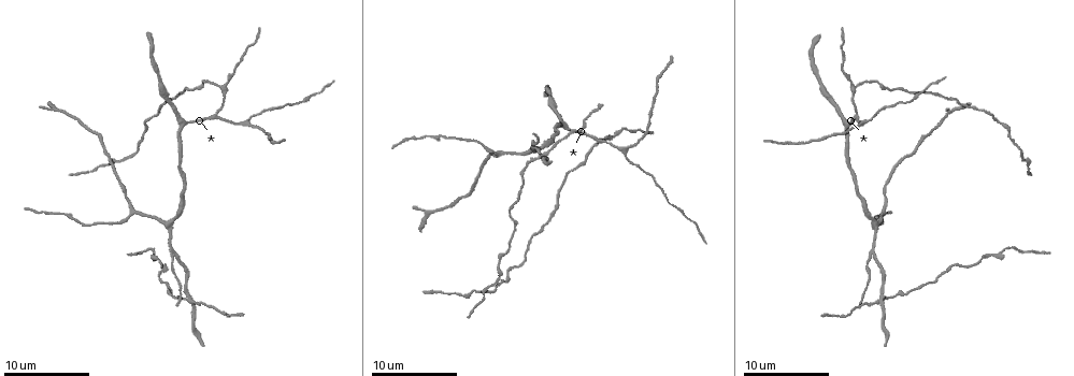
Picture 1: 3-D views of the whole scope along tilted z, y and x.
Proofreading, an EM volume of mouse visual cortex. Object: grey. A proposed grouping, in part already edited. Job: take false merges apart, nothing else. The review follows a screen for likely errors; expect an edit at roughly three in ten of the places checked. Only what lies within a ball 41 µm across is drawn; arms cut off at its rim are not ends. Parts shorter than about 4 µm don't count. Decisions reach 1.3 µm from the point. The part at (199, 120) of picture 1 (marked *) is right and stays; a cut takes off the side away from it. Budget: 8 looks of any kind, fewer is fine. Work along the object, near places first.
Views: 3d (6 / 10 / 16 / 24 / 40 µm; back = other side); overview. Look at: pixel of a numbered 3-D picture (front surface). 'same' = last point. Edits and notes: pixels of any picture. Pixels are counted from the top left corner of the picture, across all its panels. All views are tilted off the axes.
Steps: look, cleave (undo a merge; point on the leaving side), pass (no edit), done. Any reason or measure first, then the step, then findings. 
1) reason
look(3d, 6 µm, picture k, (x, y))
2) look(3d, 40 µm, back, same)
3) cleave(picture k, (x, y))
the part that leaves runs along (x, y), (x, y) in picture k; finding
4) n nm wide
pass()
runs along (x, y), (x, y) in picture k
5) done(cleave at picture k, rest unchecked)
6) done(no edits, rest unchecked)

branch point
look(3d, 10 µm, picture 1, (845, 125))

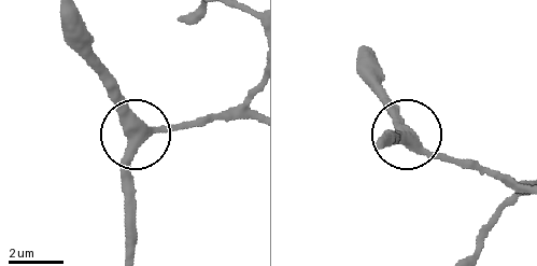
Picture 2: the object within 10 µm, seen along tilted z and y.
look(3d, 6 µm, picture 2, (131, 134))

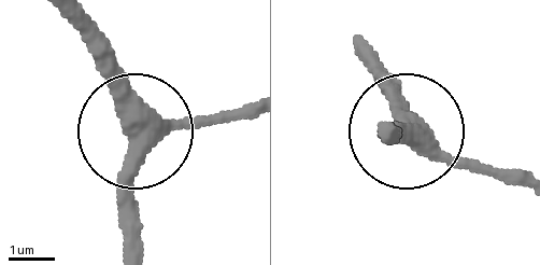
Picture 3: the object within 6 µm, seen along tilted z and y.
3 arms
pass()
all the same neuron

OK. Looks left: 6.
three-way junction
look(3d, 6 µm, picture 1, (852, 86))

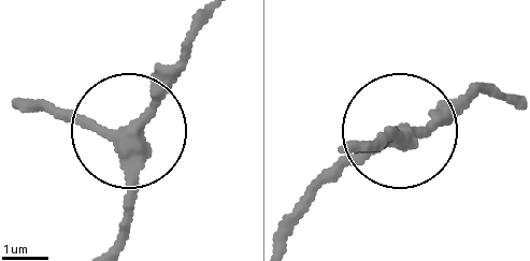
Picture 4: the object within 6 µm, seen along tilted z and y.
other side
look(3d, 6 µm, back, picture 4, (122, 137))

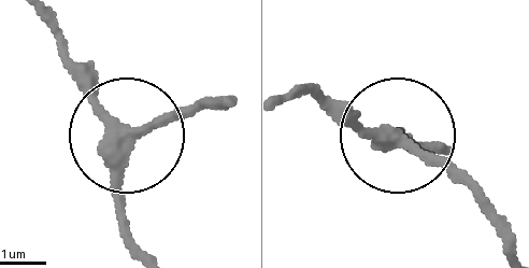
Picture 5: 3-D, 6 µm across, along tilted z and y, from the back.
pass()
runs along (429, 141), (351, 129), (316, 102) in picture 5; all the same neuron

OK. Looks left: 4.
three-way junction
look(3d, 16 µm, picture 1, (624, 152))

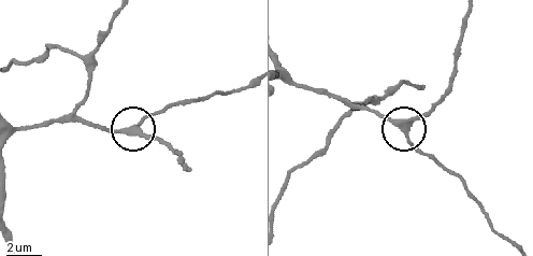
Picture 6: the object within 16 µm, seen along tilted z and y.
from behind
look(3d, 16 µm, back, picture 6, (134, 126))

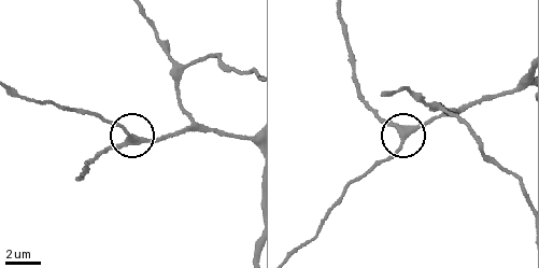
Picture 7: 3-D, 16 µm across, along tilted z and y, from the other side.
250 nm wide
pass()
runs along (491, 95), (402, 131), (382, 120), (368, 103) in picture 7; all the same neuron

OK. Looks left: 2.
small branch off a trunk
look(3d, 16 µm, picture 1, (880, 299))

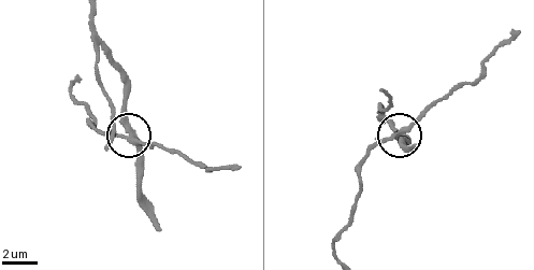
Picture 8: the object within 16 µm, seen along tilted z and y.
cleave(picture 8, (379, 142))
the part that leaves runs along (402, 134), (378, 143), (360, 170), (352, 217), (334, 253) in picture 8; two neurons meet here

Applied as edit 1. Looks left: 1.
done(cleave at picture 8, rest unchecked)

